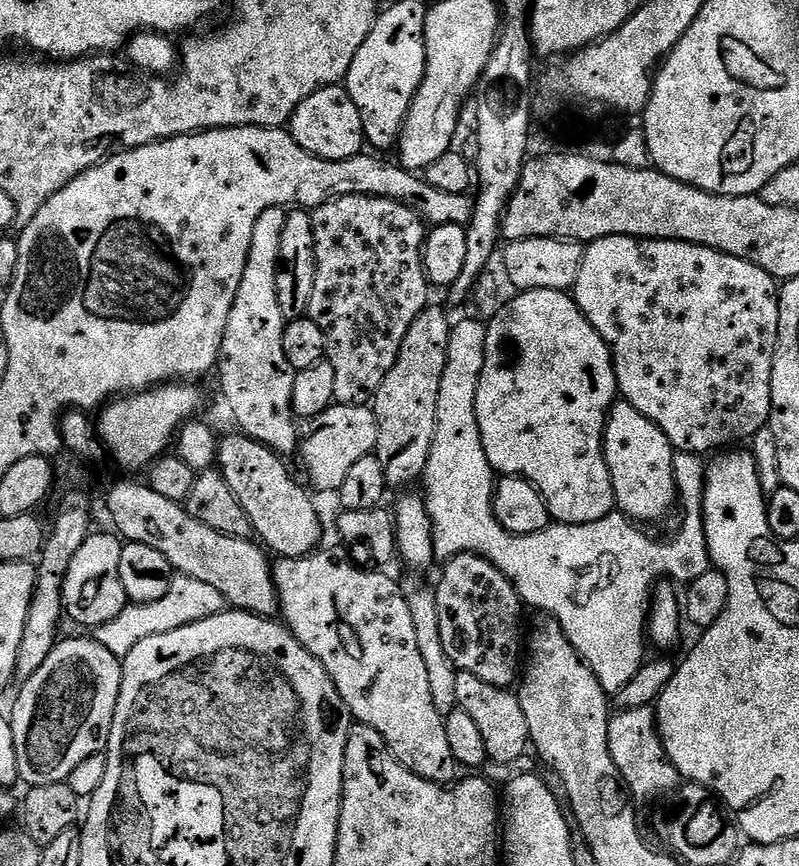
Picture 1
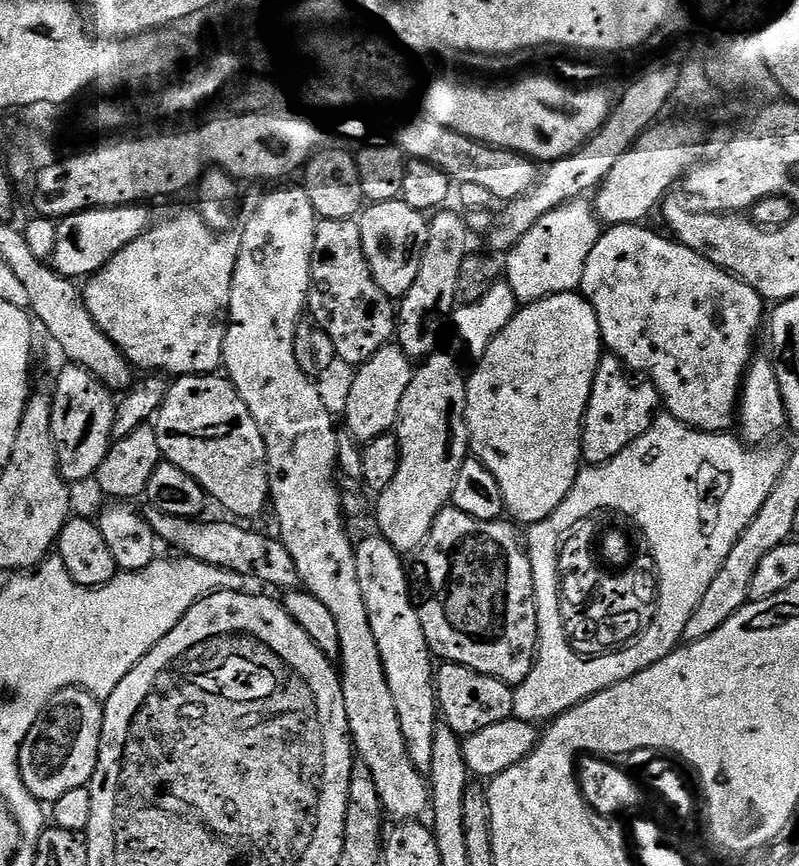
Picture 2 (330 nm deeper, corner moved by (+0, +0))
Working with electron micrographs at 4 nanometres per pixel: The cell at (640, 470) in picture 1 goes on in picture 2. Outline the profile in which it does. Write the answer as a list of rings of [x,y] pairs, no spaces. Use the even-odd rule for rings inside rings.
[[[611,354],[601,355],[590,402],[584,415],[584,437],[580,443],[580,450],[585,465],[605,464],[622,454],[622,450],[626,450],[635,440],[642,438],[646,430],[650,430],[653,420],[658,415],[662,404],[659,392],[651,383],[635,384],[631,375],[624,375],[628,374],[620,359]]]

